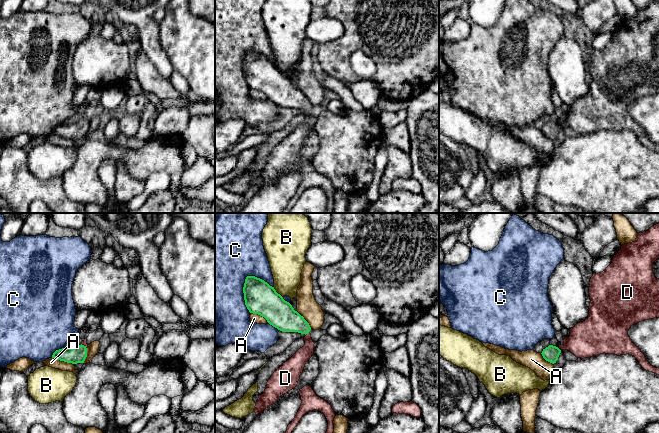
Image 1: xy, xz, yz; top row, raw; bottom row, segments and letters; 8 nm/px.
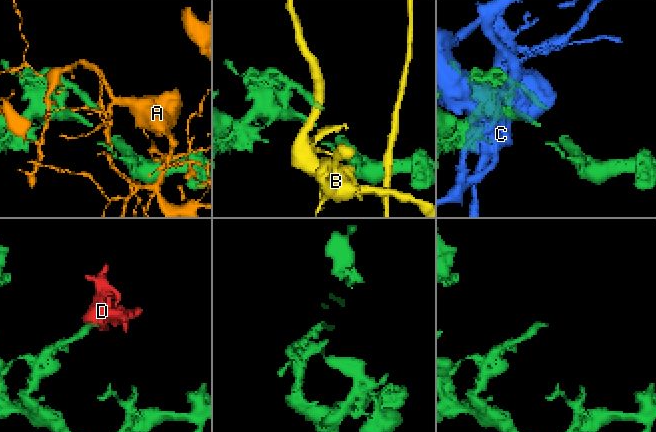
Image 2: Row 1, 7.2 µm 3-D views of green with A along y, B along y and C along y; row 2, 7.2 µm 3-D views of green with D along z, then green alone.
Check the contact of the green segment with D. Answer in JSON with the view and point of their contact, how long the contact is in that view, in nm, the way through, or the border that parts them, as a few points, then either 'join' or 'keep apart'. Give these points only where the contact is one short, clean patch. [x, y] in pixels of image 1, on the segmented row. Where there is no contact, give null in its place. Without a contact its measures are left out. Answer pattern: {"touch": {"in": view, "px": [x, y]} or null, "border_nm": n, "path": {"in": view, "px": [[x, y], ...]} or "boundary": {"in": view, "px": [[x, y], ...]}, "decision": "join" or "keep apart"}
{"touch": {"in": "xz", "px": [306, 333]}, "border_nm": 40, "path": {"in": "xz", "px": [[281, 315], [295, 322], [306, 333], [308, 349], [297, 362]]}, "decision": "join"}

